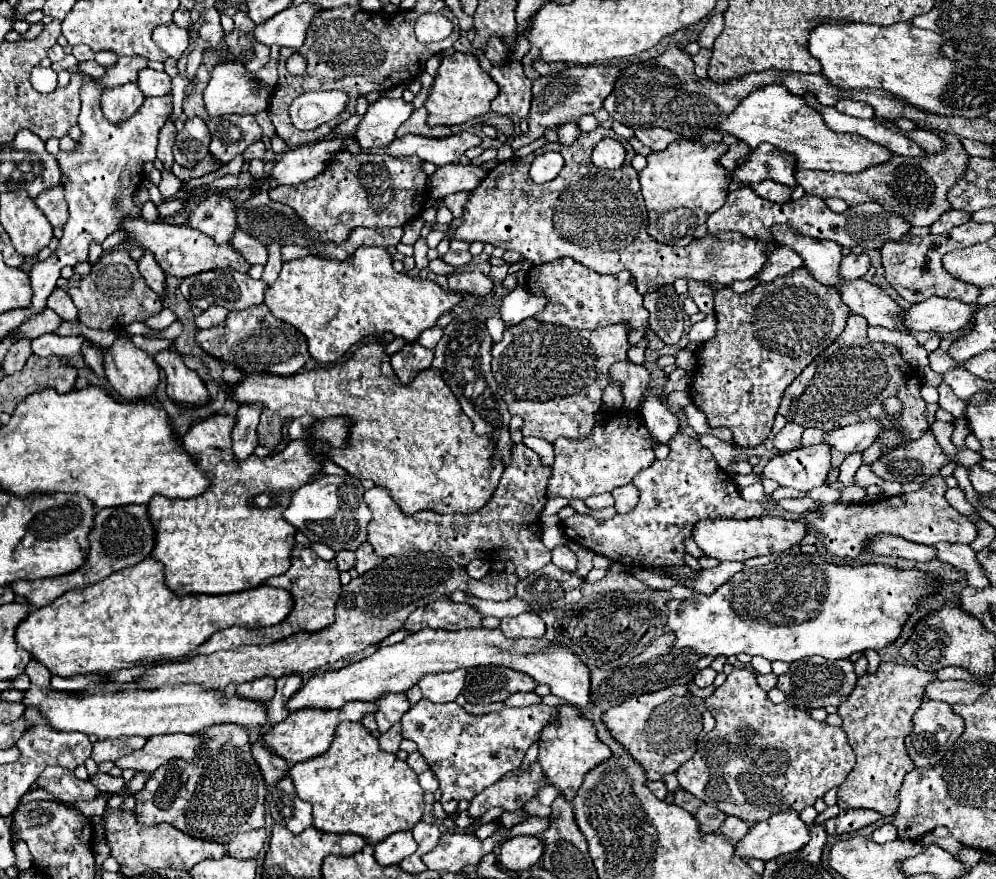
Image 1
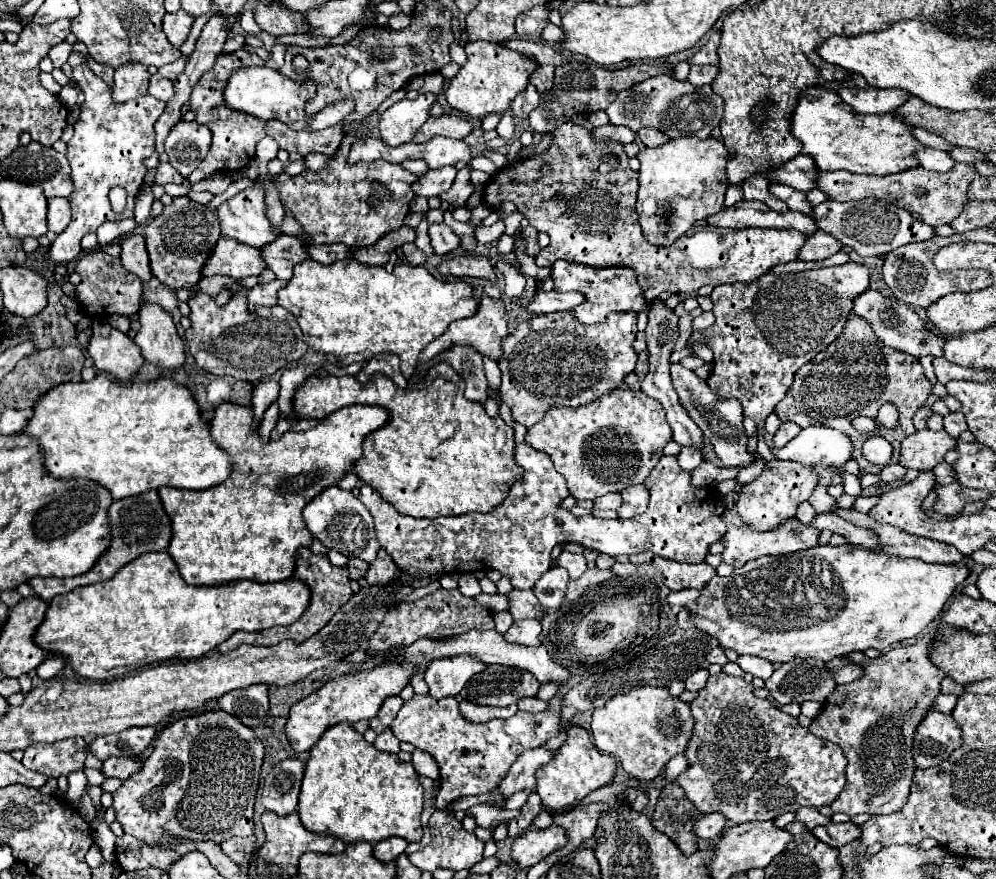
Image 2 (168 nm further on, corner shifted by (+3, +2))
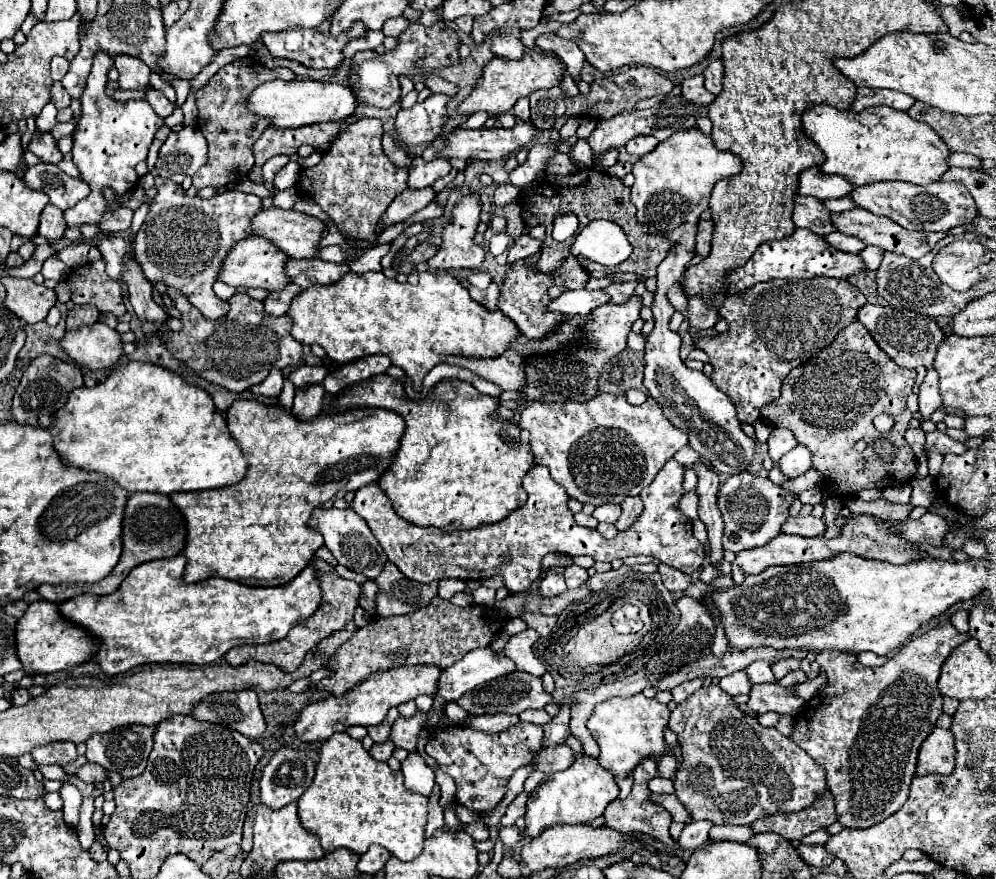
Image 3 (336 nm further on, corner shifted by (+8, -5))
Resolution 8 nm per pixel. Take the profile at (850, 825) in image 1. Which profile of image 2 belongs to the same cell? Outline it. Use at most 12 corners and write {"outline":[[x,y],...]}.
{"outline":[[827,823],[811,831],[839,849],[861,835],[853,823]]}

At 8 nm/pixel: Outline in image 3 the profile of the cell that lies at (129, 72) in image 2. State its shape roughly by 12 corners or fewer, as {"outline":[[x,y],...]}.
{"outline":[[114,58],[120,90],[146,90],[150,70],[138,58]]}

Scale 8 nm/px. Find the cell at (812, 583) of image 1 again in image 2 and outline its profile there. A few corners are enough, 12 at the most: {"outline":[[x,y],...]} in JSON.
{"outline":[[855,545],[759,557],[671,591],[771,663],[885,651],[969,567]]}

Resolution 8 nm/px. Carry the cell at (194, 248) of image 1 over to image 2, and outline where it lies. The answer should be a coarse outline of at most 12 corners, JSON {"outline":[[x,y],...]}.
{"outline":[[221,237],[203,275],[261,275],[261,249]]}

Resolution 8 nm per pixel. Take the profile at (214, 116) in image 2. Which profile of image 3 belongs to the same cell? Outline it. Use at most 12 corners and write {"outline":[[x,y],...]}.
{"outline":[[252,56],[196,90],[208,162],[192,186],[240,182],[268,122],[244,106],[264,80],[294,80]]}

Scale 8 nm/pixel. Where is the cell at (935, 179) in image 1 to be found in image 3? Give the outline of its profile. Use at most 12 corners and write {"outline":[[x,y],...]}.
{"outline":[[876,182],[850,200],[908,230],[948,232],[978,214],[962,182]]}

